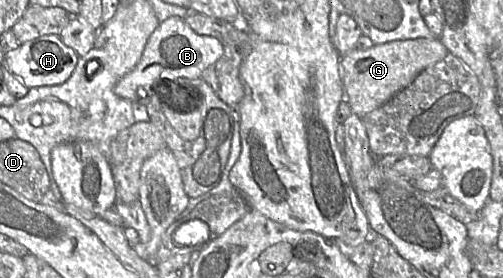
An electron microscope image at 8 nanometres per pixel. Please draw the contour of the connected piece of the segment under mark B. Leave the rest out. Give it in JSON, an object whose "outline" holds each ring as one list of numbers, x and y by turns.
{"outline":[[172,16,161,22,159,26,150,35,142,56,135,68,124,75,115,85,114,92,117,96,127,99,131,102,137,102,147,106,153,93,157,97,157,89,164,89,167,85,173,86,172,80,178,79,196,79,200,78,203,71,215,63,223,54,222,44,214,37,197,34,184,20,178,16]]}

